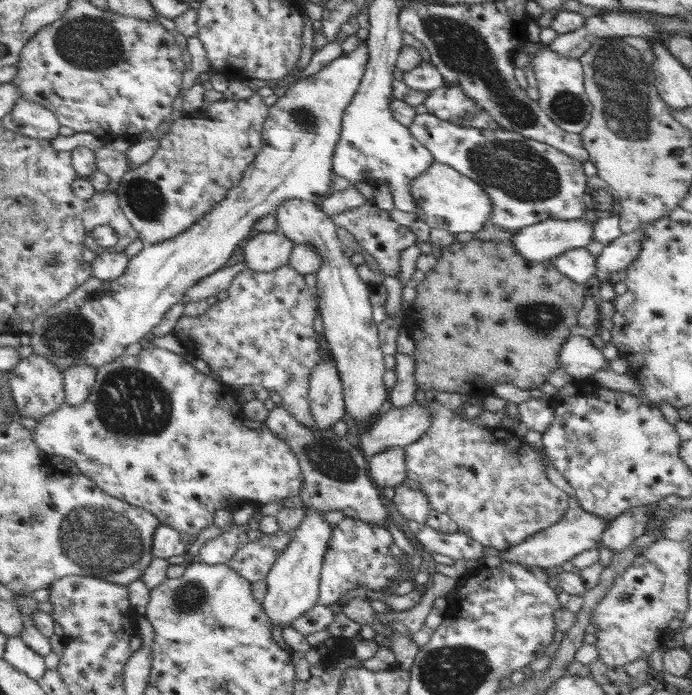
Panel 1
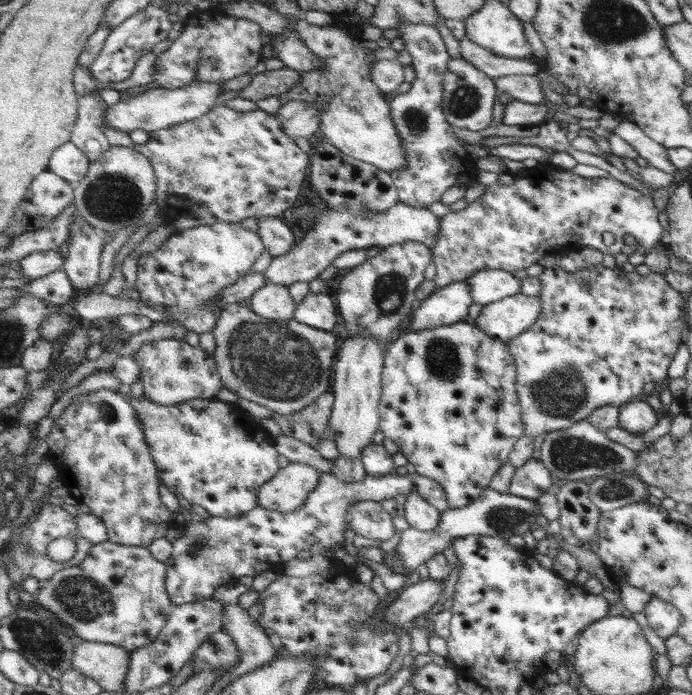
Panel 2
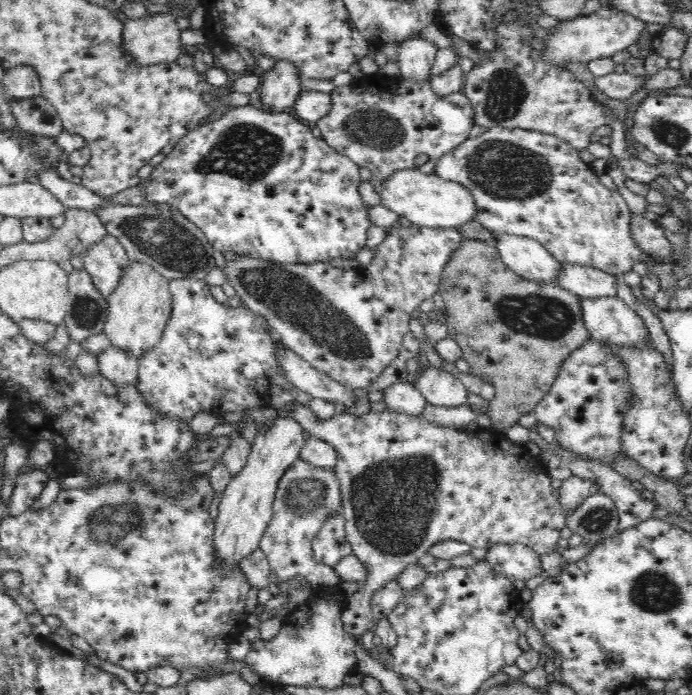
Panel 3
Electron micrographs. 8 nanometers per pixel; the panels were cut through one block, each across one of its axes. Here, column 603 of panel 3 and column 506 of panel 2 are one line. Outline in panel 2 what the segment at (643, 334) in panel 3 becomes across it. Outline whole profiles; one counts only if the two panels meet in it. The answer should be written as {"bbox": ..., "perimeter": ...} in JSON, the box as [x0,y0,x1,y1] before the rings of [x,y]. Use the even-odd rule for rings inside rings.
{"bbox":[469,292,541,344],"perimeter":[[[519,292],[515,296],[483,306],[479,318],[469,322],[473,326],[479,326],[479,330],[485,332],[487,336],[507,344],[509,340],[529,330],[539,318],[539,312],[541,312],[541,298],[525,296]]]}

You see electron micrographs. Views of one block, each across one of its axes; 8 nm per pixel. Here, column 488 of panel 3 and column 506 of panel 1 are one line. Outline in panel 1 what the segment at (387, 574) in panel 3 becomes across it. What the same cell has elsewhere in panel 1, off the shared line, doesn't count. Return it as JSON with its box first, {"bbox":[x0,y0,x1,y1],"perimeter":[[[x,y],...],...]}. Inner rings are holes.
{"bbox":[407,402,567,552],"perimeter":[[[437,402],[429,404],[431,428],[421,434],[419,440],[407,444],[407,480],[419,484],[421,494],[431,504],[431,510],[447,514],[459,528],[459,532],[477,540],[481,546],[495,548],[499,552],[521,544],[523,540],[539,534],[541,530],[557,524],[567,510],[567,494],[555,488],[545,474],[549,462],[541,460],[541,452],[535,452],[531,444],[517,438],[511,430],[487,430],[475,426],[467,418],[459,418],[449,408]]]}

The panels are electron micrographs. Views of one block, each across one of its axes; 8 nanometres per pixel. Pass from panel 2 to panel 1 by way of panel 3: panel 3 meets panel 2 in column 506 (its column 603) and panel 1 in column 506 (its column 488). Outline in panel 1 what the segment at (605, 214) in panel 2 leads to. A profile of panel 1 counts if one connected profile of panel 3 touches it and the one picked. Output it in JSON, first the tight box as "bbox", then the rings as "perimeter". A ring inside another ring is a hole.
{"bbox":[407,114,599,230],"perimeter":[[[417,114],[413,118],[413,124],[407,126],[415,140],[419,140],[435,158],[435,162],[441,162],[445,166],[451,166],[459,174],[471,178],[475,184],[483,188],[483,192],[491,200],[491,222],[501,226],[503,230],[521,230],[545,220],[587,220],[597,222],[599,212],[589,204],[587,200],[587,186],[585,186],[585,174],[581,168],[581,162],[559,152],[553,146],[537,144],[533,140],[523,138],[521,134],[507,132],[507,130],[477,130],[477,128],[463,128],[451,122],[445,122],[433,114]]]}

